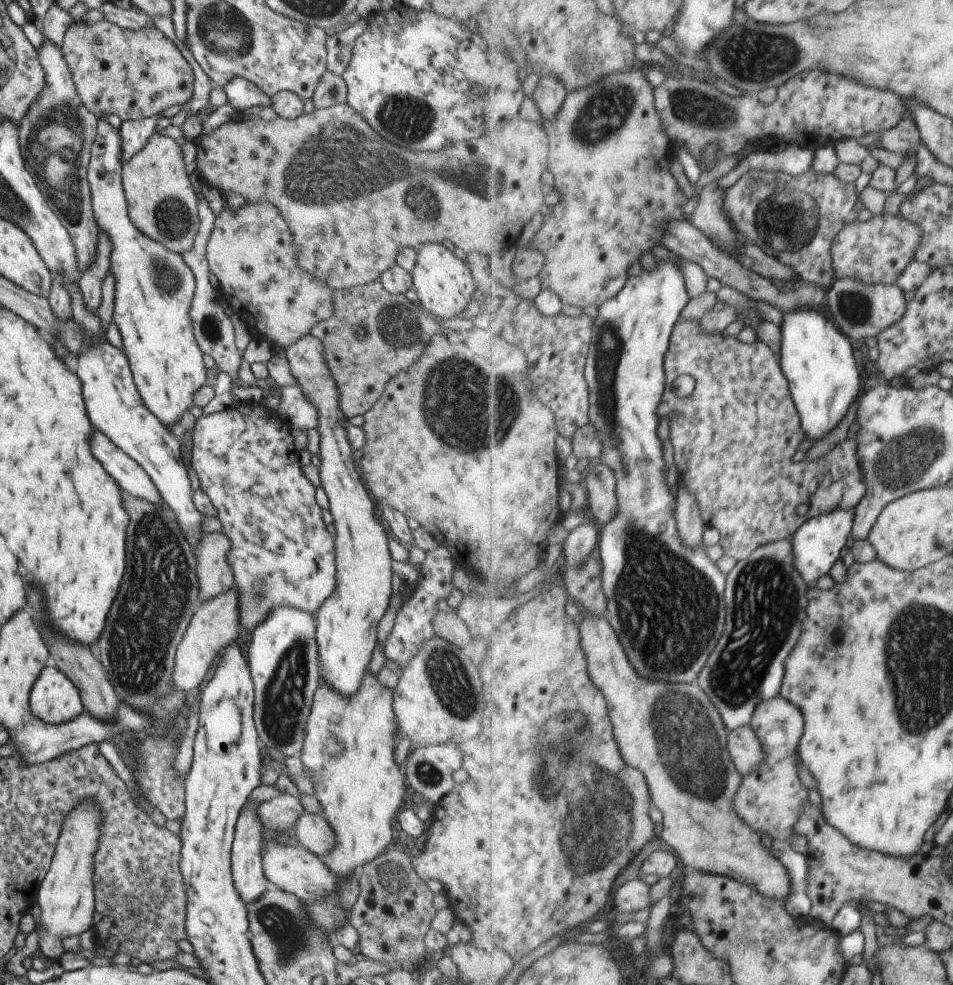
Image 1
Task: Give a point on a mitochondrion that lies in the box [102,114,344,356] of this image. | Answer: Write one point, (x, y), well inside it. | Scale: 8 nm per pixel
(173, 217)

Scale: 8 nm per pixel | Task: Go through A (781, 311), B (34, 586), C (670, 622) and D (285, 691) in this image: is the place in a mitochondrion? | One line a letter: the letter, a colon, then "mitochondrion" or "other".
A: other
B: other
C: mitochondrion
D: mitochondrion

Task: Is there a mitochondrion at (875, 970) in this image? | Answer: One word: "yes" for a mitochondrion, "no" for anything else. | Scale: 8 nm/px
no

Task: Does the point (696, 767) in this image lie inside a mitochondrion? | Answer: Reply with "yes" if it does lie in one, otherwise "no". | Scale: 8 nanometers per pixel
yes

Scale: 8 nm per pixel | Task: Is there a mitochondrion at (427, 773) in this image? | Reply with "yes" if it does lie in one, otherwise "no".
yes

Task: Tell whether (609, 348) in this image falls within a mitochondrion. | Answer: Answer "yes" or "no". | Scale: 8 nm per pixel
yes

